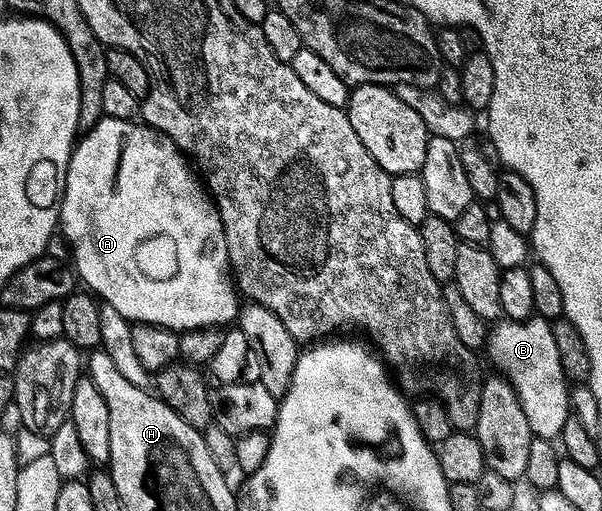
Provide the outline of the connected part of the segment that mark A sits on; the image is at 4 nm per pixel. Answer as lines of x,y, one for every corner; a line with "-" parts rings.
102,118
101,122
78,142
74,150
73,160
69,163
69,176
65,182
65,198
61,200
59,227
63,235
65,231
66,241
73,246
73,255
77,258
75,271
80,282
84,286
86,283
90,287
86,288
98,300
119,309
119,313
123,313
123,317
130,323
134,325
146,323
152,327
162,327
168,331
184,333
186,331
201,331
205,328
225,329
238,322
239,291
235,286
234,276
231,274
227,237
223,229
221,212
218,211
217,204
213,202
206,184
195,174
190,160
178,151
176,145
166,139
160,131
154,131
153,128
144,126
137,121
128,123
127,121

